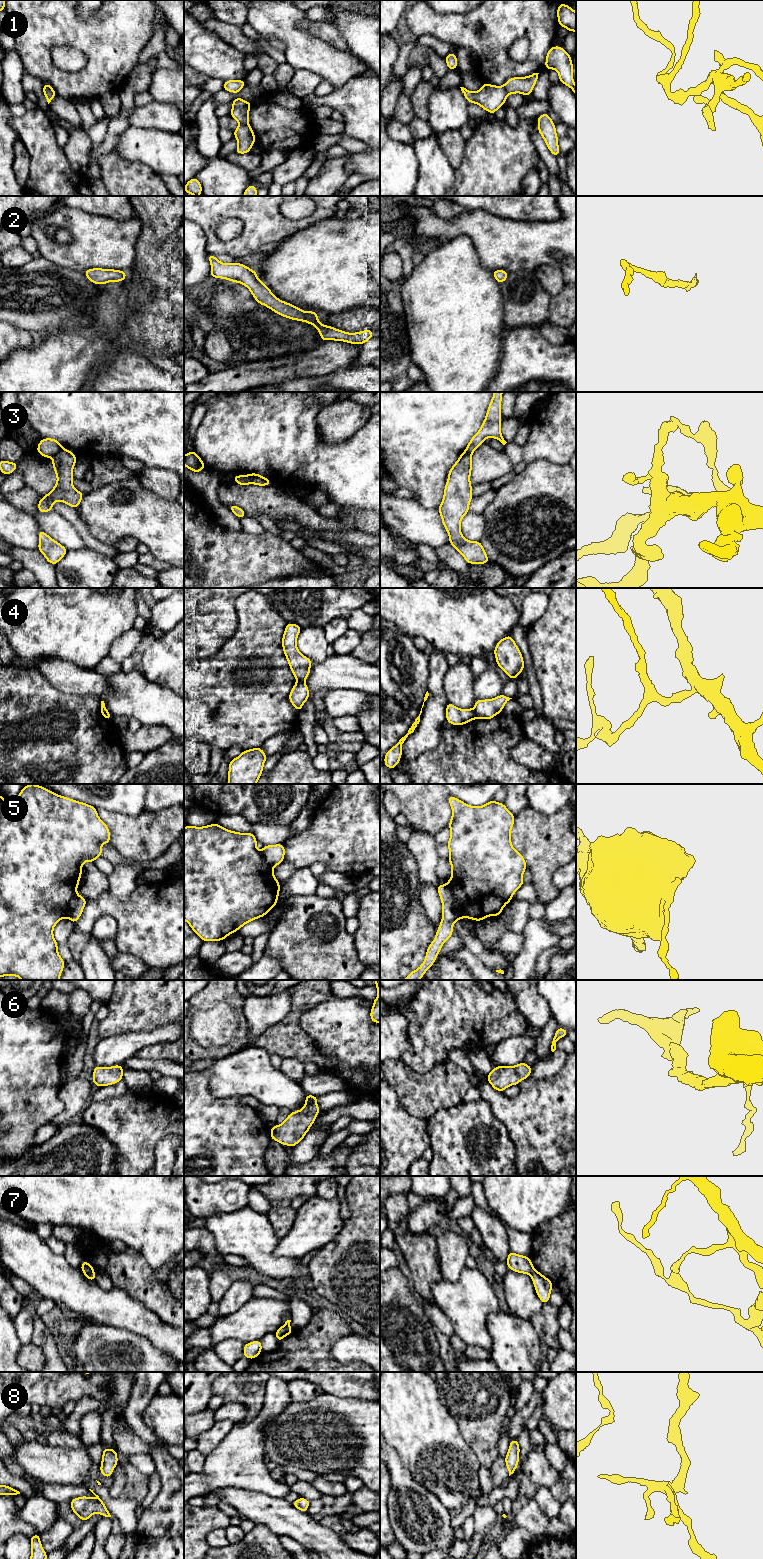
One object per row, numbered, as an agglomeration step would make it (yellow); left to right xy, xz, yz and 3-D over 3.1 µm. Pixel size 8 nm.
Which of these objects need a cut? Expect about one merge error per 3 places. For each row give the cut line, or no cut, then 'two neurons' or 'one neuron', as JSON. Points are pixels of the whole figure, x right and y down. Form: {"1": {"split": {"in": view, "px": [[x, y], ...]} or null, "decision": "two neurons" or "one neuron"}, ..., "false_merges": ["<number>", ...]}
{"1": {"split": {"in": "xz", "px": [[239, 123], [248, 125]]}, "decision": "two neurons"}, "2": {"split": null, "decision": "one neuron"}, "3": {"split": {"in": "xy", "px": [[62, 448], [52, 456]]}, "decision": "two neurons"}, "4": {"split": {"in": "yz", "px": [[473, 709], [475, 718]]}, "decision": "two neurons"}, "5": {"split": null, "decision": "one neuron"}, "6": {"split": null, "decision": "one neuron"}, "7": {"split": {"in": "xy", "px": [[94, 1271], [84, 1273]]}, "decision": "two neurons"}, "8": {"split": null, "decision": "one neuron"}, "false_merges": ["1", "3", "4", "7"]}

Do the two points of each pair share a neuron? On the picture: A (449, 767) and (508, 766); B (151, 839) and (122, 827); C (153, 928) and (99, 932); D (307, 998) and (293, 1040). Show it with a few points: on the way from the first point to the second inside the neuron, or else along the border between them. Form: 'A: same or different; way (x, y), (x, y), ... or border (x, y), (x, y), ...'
A: same; way (464, 766), (493, 766)
B: same; way (144, 837), (134, 837), (129, 834)
C: different; border (118, 924), (111, 916), (102, 915), (92, 931)
D: same; way (297, 1008), (293, 1017), (293, 1030)

